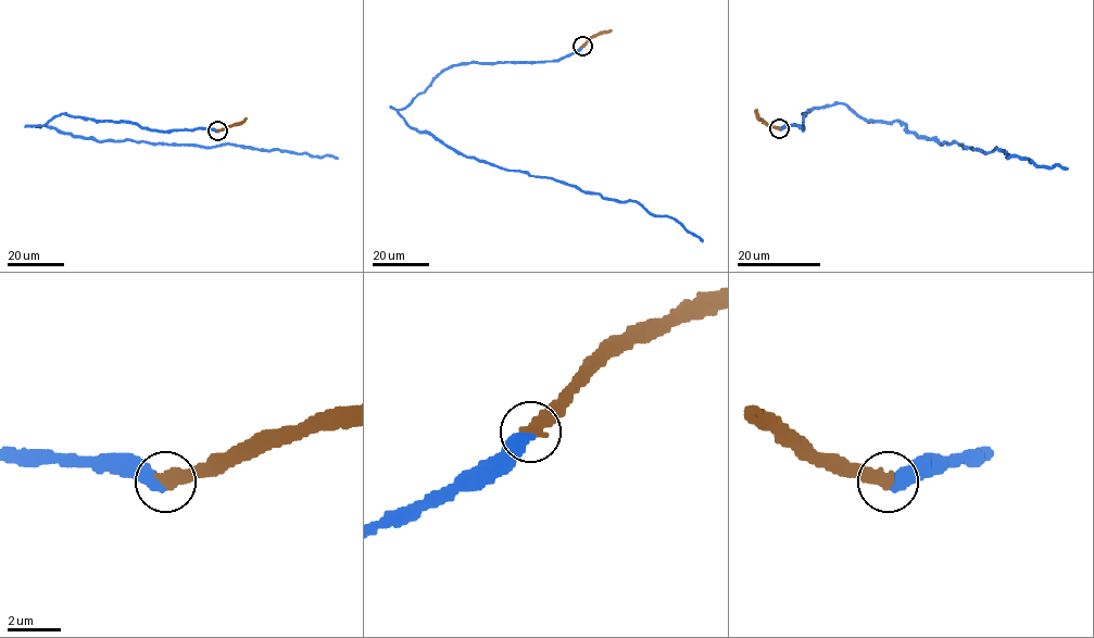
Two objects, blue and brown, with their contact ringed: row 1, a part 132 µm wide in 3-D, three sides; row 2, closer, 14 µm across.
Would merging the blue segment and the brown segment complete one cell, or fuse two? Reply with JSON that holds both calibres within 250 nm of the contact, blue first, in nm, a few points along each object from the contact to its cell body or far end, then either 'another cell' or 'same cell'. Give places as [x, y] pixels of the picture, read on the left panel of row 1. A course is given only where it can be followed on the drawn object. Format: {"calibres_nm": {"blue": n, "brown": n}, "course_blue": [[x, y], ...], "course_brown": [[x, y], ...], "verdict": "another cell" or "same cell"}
{"calibres_nm": {"blue": 500, "brown": 500}, "course_blue": [[217, 130], [155, 130], [60, 114], [33, 125], [100, 141], [231, 144], [338, 159]], "course_brown": [[217, 130], [247, 119]], "verdict": "same cell"}

